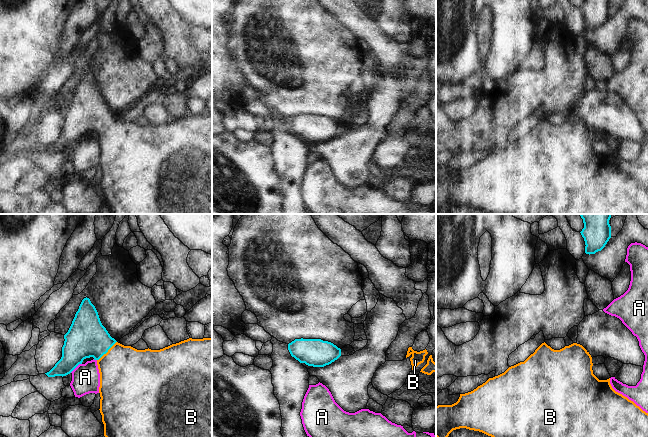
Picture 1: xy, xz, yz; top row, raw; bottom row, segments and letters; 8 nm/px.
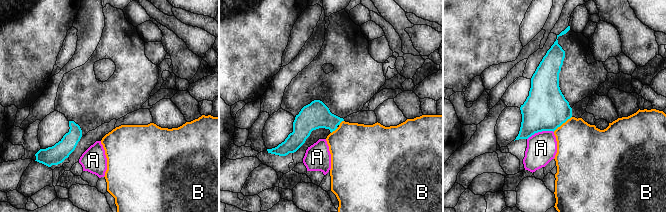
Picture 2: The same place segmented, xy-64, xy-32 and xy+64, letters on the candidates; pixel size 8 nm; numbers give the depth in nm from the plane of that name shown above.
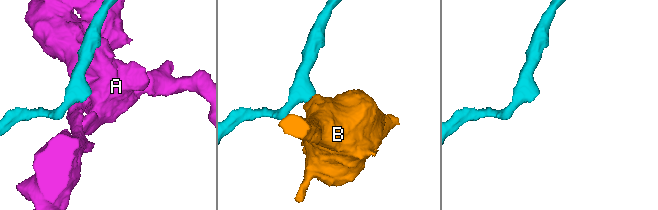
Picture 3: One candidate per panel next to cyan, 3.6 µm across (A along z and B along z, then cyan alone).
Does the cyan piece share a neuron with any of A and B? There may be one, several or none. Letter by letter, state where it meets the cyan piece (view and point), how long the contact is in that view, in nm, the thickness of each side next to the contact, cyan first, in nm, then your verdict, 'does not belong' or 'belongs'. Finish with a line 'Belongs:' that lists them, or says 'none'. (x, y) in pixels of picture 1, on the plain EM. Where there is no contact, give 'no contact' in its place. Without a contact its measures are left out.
A: xy (75, 143) | 120 nm | 320/220 nm | does not belong
B: xy (107, 127) | 220 nm | 320/440 nm | belongs
Belongs: B

